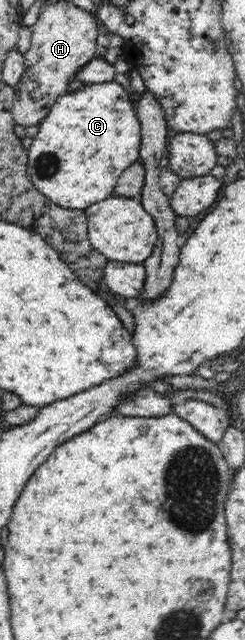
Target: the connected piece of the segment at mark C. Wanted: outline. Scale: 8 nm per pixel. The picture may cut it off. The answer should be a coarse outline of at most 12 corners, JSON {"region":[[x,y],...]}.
{"region":[[120,79],[60,96],[27,174],[55,205],[114,196],[140,159]]}

